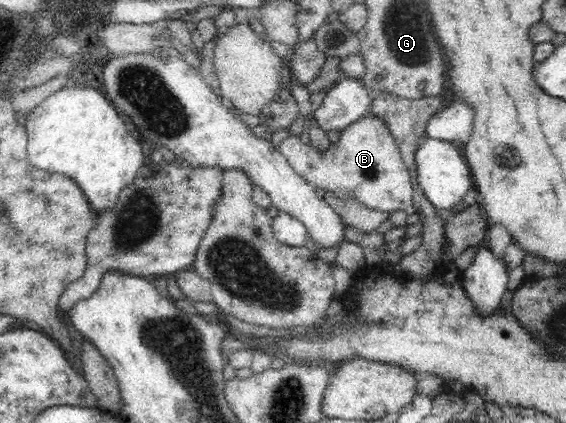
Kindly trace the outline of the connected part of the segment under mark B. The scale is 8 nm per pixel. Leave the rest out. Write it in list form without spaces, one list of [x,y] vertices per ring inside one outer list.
[[[372,111],[344,129],[336,145],[331,145],[325,154],[318,154],[294,135],[284,139],[279,150],[294,170],[315,188],[324,188],[340,198],[356,196],[366,207],[381,212],[406,211],[410,214],[415,211],[410,170],[404,163],[386,120]]]

